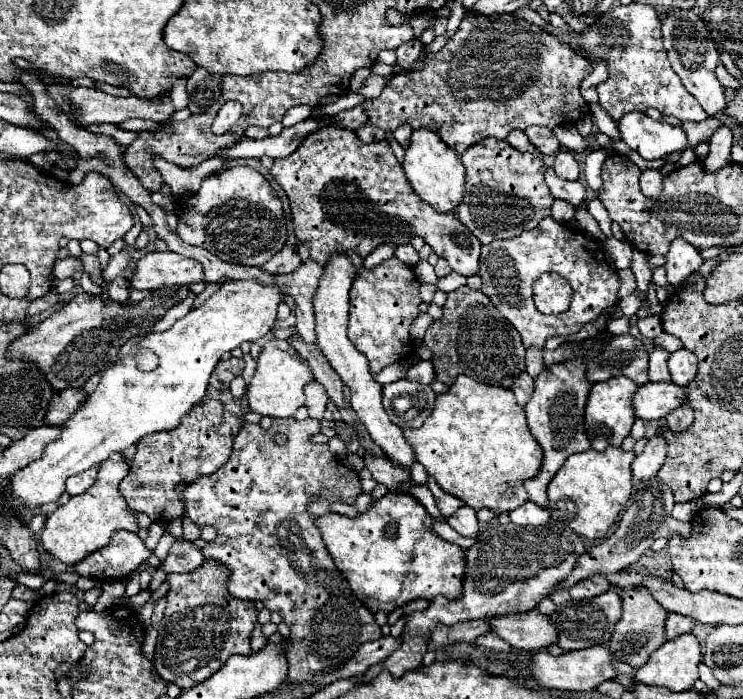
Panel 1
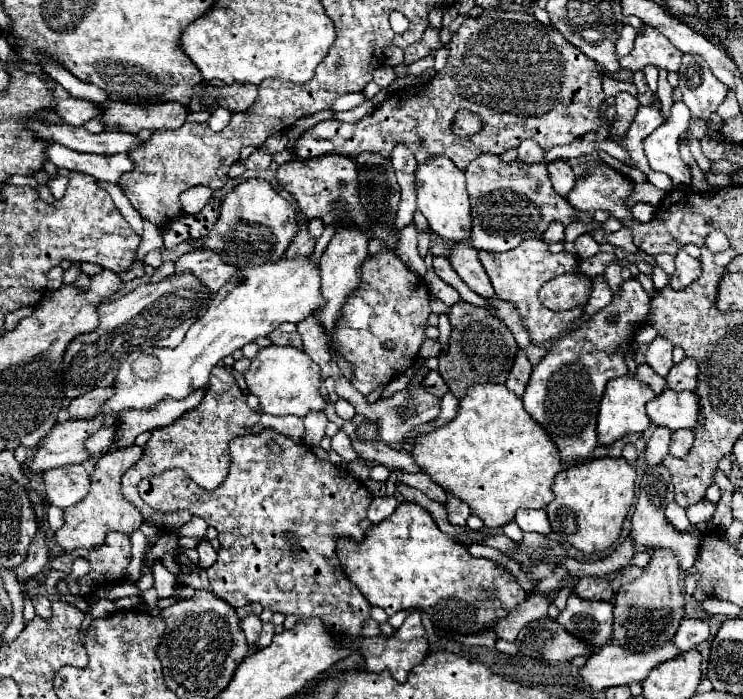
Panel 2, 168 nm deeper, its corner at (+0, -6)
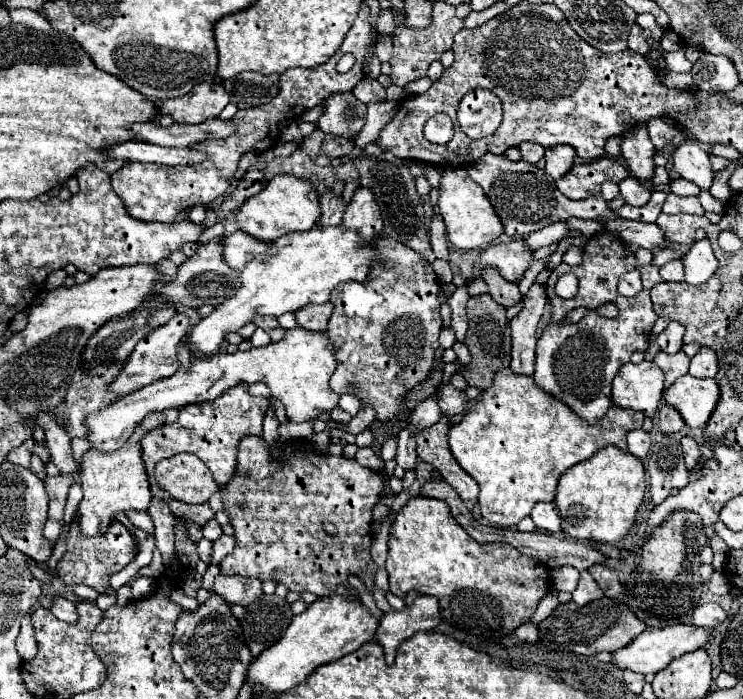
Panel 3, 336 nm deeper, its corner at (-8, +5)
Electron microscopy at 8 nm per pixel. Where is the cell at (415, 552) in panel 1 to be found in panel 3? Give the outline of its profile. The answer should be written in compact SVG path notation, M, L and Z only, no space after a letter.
M412 497L398 513L396 521L390 525L386 571L390 575L390 591L398 597L406 597L410 591L420 591L424 595L436 595L440 601L440 615L448 623L486 637L504 637L522 623L526 623L540 599L550 591L550 573L544 563L528 557L508 543L478 543L474 541L450 515L444 501L432 497Z

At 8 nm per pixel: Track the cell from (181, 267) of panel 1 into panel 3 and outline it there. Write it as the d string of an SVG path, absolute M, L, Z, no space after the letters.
M236 231L228 237L222 237L220 245L222 245L222 259L232 269L242 269L248 261L252 261L256 255L264 253L270 247L270 243L246 237L244 231Z

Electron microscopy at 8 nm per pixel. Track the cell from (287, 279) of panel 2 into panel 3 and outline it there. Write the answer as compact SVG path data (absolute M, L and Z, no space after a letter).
M312 227L310 231L288 233L272 243L272 247L246 263L240 271L242 285L238 293L218 305L208 317L200 319L192 333L188 333L178 345L180 367L190 369L192 355L214 355L226 335L238 331L246 323L252 323L258 315L280 317L288 311L298 311L306 305L328 303L334 287L346 281L364 281L366 271L376 261L374 241L362 241L354 231L344 227Z

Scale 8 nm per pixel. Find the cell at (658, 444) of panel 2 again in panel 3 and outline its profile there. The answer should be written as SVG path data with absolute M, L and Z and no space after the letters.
M662 403L660 409L658 409L658 429L660 429L664 435L674 435L674 433L678 433L682 427L684 427L684 421L682 421L680 413L678 413L674 407Z

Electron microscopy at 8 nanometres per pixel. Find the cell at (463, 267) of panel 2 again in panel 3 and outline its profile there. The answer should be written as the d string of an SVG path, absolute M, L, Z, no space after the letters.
M486 269L486 273L482 273L482 279L488 285L488 293L494 297L496 303L510 307L522 299L518 293L518 285L502 281L502 275L494 273L494 269Z

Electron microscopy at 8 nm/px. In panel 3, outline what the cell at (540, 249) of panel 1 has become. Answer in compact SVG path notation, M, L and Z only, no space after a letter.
M516 239L516 241L496 243L496 245L486 247L486 251L482 253L474 269L480 271L482 267L490 265L498 269L506 281L518 283L534 261L536 261L534 251L524 243L524 239Z

